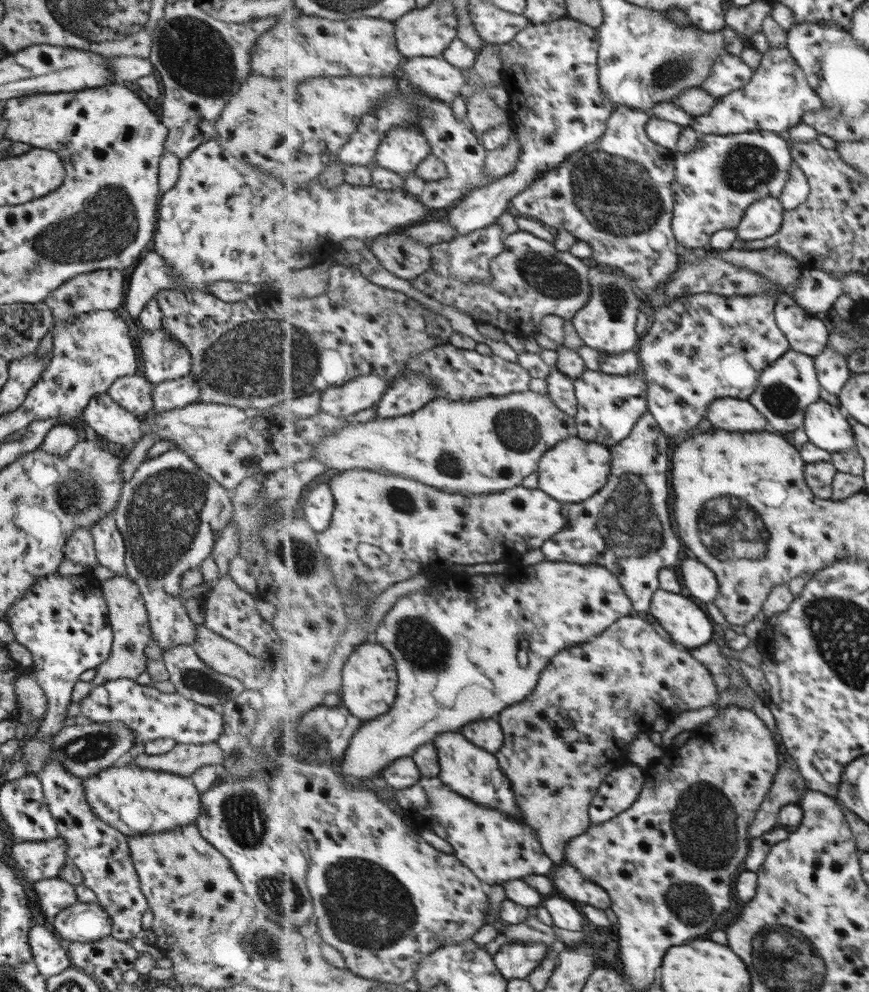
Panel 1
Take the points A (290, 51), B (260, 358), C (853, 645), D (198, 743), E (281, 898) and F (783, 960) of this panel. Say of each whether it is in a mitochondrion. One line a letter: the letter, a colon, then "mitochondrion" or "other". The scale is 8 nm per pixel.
A: other
B: mitochondrion
C: mitochondrion
D: other
E: mitochondrion
F: mitochondrion

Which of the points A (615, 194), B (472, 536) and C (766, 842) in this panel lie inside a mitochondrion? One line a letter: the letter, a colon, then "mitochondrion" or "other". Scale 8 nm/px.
A: mitochondrion
B: other
C: other

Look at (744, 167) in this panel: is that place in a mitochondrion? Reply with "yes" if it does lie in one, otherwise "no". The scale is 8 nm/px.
yes

